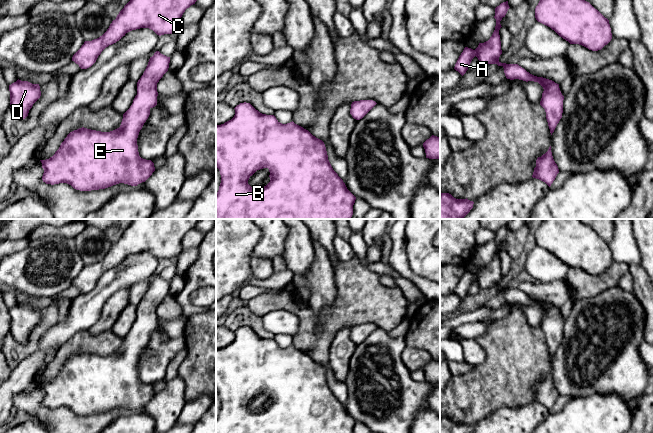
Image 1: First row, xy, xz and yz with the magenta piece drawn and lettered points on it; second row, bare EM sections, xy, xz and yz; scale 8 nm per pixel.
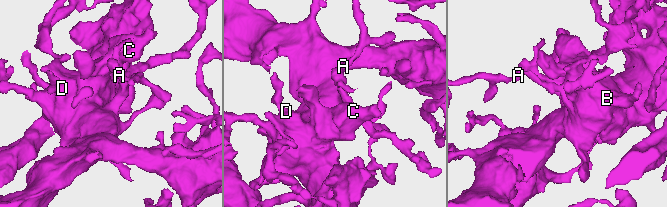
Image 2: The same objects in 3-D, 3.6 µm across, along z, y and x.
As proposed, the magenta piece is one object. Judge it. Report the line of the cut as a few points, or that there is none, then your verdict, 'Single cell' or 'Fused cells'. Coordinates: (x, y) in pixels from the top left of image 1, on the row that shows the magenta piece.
No split. Single cell

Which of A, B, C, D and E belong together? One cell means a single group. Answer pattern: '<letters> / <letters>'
A B C D E

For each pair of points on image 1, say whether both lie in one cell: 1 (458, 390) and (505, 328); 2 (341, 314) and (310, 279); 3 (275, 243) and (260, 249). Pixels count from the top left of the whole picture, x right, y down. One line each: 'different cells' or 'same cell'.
1: same cell
2: different cells
3: same cell

